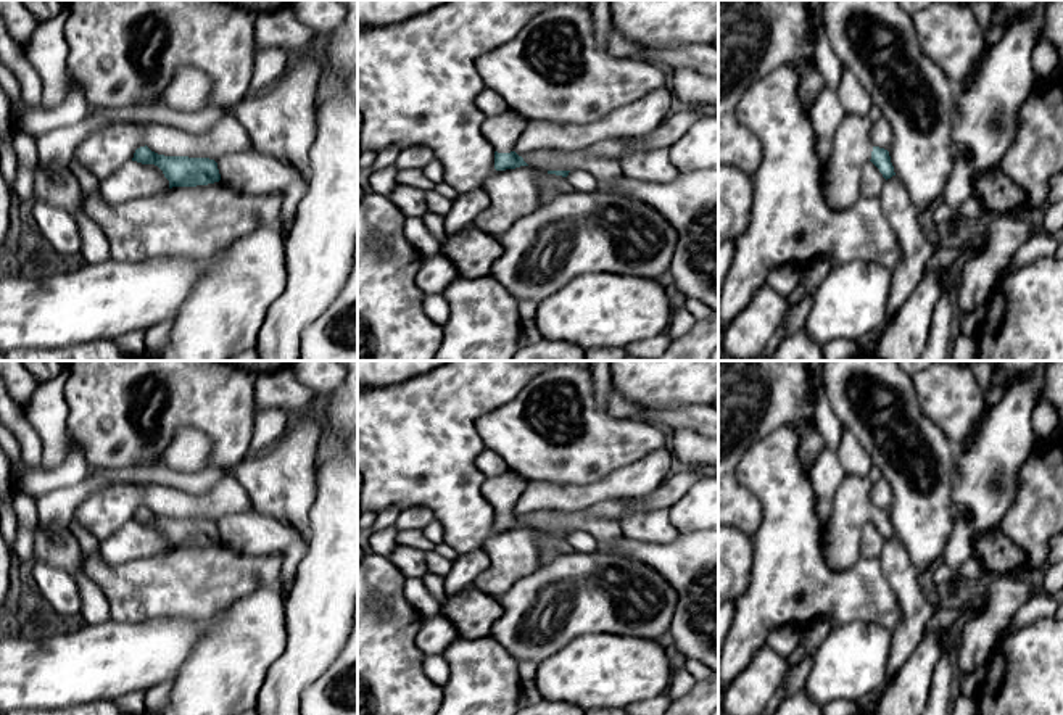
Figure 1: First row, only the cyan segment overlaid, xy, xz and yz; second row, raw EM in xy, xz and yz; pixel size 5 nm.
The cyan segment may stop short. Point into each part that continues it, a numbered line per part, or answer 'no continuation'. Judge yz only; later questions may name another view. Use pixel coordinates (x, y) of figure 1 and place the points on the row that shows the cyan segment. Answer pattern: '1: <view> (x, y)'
1: yz (852, 147)

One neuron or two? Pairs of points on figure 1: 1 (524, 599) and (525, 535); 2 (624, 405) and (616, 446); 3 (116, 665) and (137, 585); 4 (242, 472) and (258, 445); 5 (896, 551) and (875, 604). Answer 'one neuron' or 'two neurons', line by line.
1: two neurons
2: two neurons
3: two neurons
4: two neurons
5: two neurons

